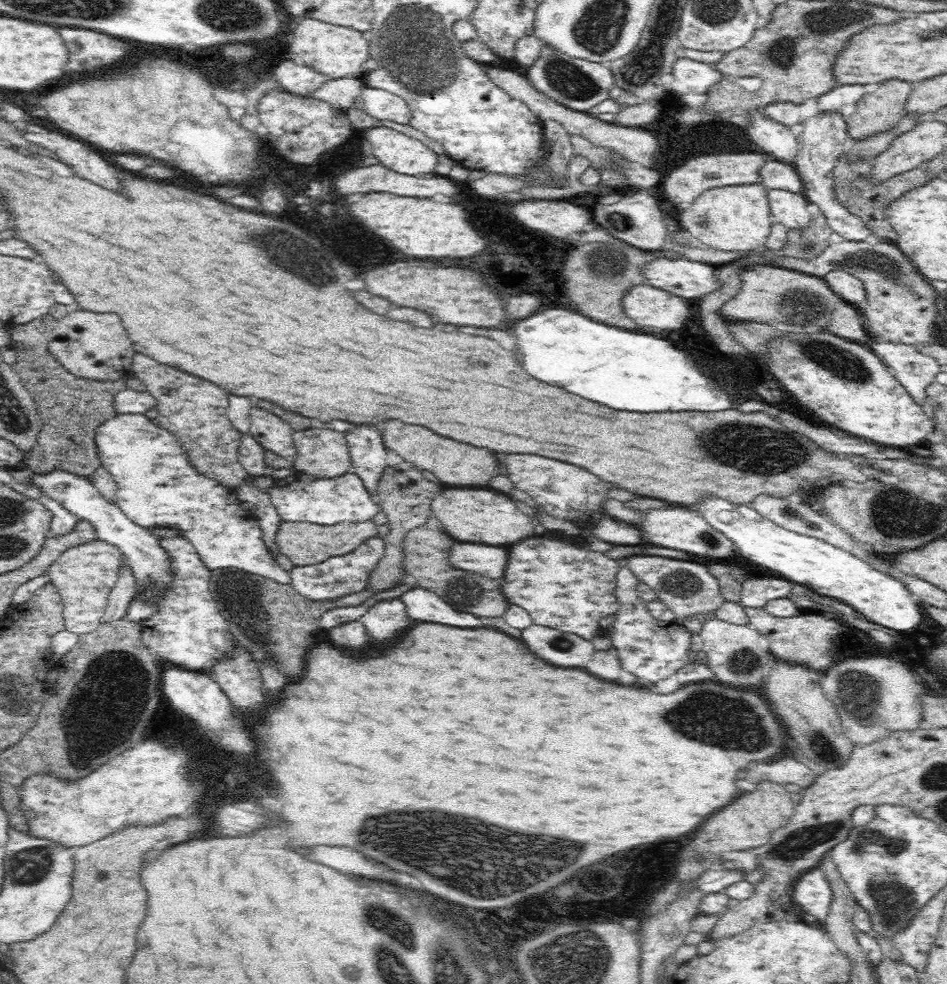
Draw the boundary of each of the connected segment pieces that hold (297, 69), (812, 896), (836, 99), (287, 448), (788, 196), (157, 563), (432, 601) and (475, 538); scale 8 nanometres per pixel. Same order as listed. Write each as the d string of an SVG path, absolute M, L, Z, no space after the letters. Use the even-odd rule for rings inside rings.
M296 59L282 60L273 70L273 79L282 85L284 91L308 97L327 82L328 77L312 66L299 63Z
M812 868L808 872L801 873L793 884L791 894L794 902L800 908L804 908L810 918L814 916L822 921L827 915L831 903L831 890L820 869Z
M843 85L836 86L830 92L819 96L818 112L824 114L832 114L832 112L840 112L844 106L856 104L860 99L874 92L875 86L872 85Z
M252 407L249 410L250 432L265 450L292 459L295 455L293 448L293 430L279 416L264 412L264 409Z
M769 190L768 202L775 222L789 230L802 232L812 224L812 214L808 212L808 200L803 194Z
M61 470L50 472L46 476L34 474L34 487L42 491L50 498L60 502L66 510L74 513L78 518L88 521L96 527L97 540L116 547L129 563L132 573L136 579L137 592L148 587L161 587L170 580L170 567L168 567L168 556L158 547L158 538L149 529L136 526L125 518L124 514L116 504L108 504L93 484L83 476L67 474Z
M417 586L404 592L399 600L404 605L406 614L420 622L436 622L436 624L448 624L460 628L482 626L480 618L448 608L448 604L444 604L444 600L440 600L438 594L422 587Z
M447 486L432 499L429 506L430 515L437 519L444 533L453 541L460 543L500 546L512 544L520 538L534 534L534 520L520 512L512 504L511 498L502 496L501 492L488 487L454 487Z

